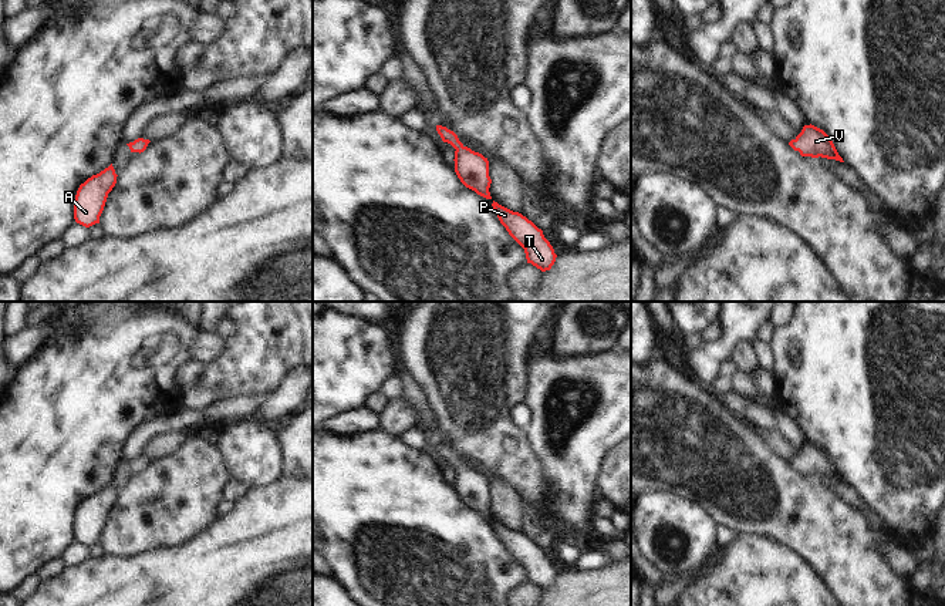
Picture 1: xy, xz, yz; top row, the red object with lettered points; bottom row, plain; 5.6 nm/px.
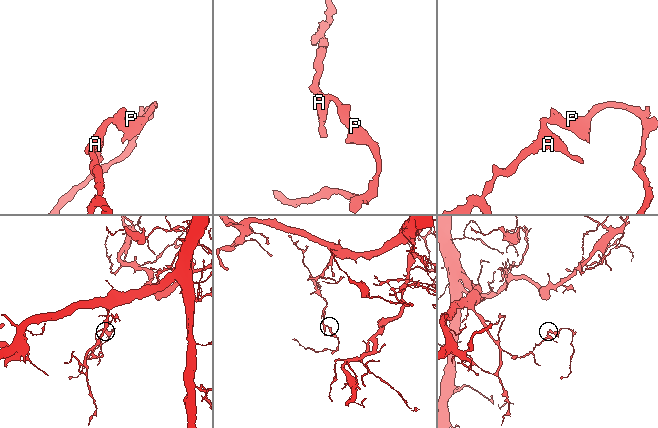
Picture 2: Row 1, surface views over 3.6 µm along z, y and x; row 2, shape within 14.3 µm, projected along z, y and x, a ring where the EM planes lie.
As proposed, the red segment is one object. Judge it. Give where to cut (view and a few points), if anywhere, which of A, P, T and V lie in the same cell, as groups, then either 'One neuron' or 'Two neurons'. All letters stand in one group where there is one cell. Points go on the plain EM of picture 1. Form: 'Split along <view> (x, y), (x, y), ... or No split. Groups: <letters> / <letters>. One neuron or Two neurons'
No split. Groups: A P T V. One neuron.

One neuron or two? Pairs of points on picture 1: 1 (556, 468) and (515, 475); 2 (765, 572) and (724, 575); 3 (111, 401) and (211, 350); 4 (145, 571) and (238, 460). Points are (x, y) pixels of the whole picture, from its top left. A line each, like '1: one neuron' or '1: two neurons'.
1: two neurons
2: one neuron
3: two neurons
4: two neurons

